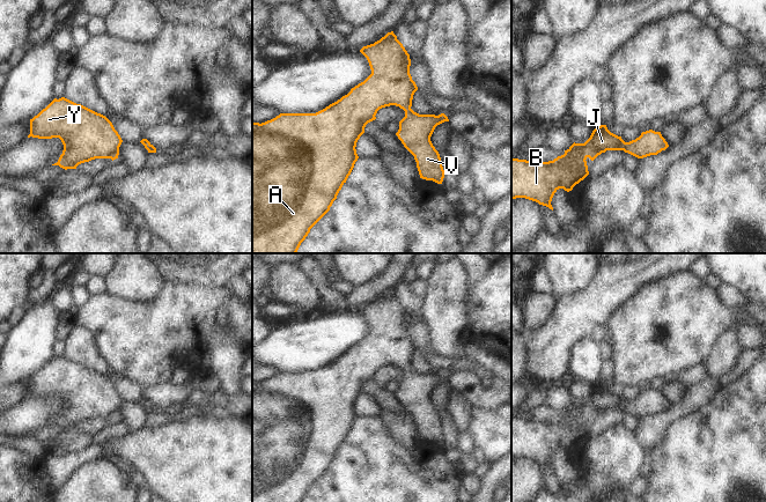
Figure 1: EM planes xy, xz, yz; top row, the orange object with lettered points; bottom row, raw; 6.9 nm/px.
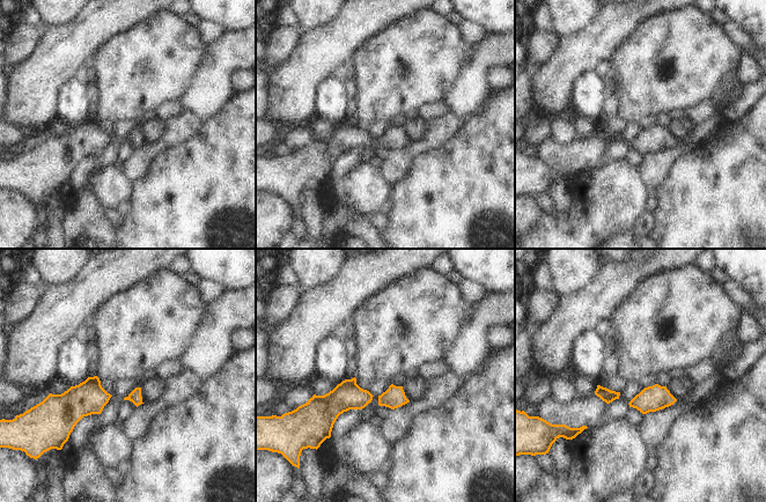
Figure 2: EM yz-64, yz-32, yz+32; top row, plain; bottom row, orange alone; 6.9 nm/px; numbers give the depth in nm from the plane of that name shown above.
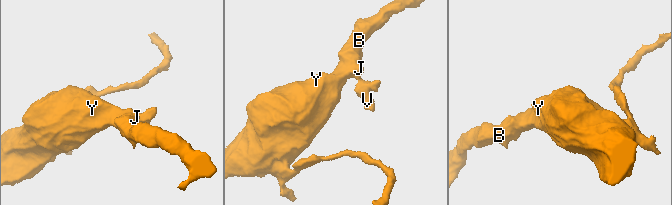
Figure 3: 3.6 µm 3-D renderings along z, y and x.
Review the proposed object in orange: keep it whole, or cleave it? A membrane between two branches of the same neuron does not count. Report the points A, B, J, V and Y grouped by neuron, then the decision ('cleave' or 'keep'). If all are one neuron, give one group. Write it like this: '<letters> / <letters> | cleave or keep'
A B J V Y | keep

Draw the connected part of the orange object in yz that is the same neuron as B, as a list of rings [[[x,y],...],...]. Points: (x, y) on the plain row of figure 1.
[[[606,384],[595,387],[590,397],[584,403],[573,403],[565,413],[548,421],[532,421],[526,419],[511,418],[511,458],[525,457],[546,465],[553,470],[551,464],[554,452],[559,448],[569,451],[583,440],[588,434],[587,418],[594,420],[598,414],[606,409],[624,409],[638,418],[657,414],[669,406],[661,391],[653,389],[642,391],[639,397],[625,401],[621,396],[611,392]]]

